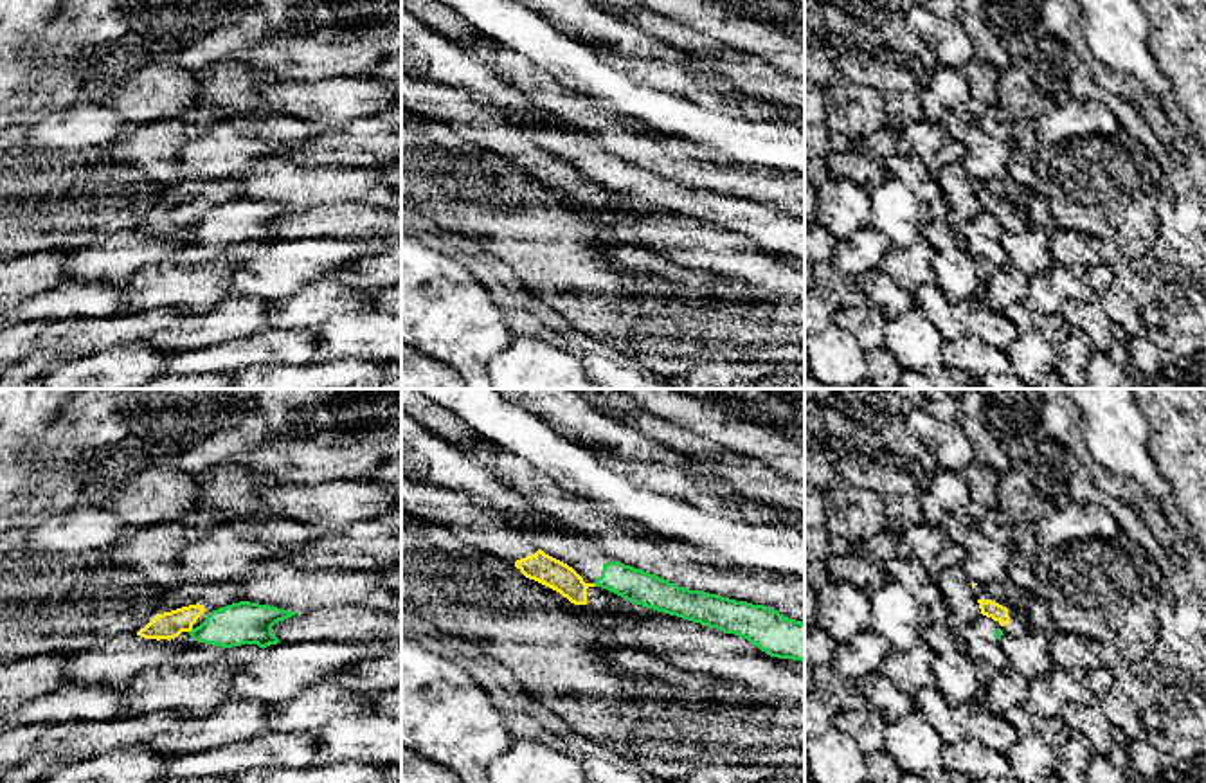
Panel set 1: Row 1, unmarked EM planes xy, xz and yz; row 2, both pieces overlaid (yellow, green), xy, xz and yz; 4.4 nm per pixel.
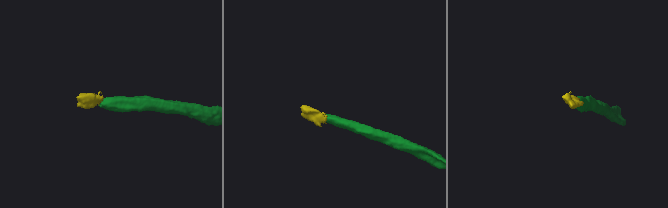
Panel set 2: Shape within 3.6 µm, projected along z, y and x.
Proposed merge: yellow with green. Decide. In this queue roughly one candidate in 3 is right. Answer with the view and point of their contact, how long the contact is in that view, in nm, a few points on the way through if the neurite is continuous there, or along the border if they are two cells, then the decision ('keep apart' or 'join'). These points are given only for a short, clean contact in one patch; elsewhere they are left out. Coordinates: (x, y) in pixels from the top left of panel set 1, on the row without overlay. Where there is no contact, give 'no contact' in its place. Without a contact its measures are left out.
no contact; keep apart

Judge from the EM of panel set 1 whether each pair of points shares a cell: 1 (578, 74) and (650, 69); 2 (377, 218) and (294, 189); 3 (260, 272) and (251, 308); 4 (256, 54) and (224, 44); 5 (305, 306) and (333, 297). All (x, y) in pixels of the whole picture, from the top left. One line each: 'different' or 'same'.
1: different
2: different
3: different
4: different
5: same

